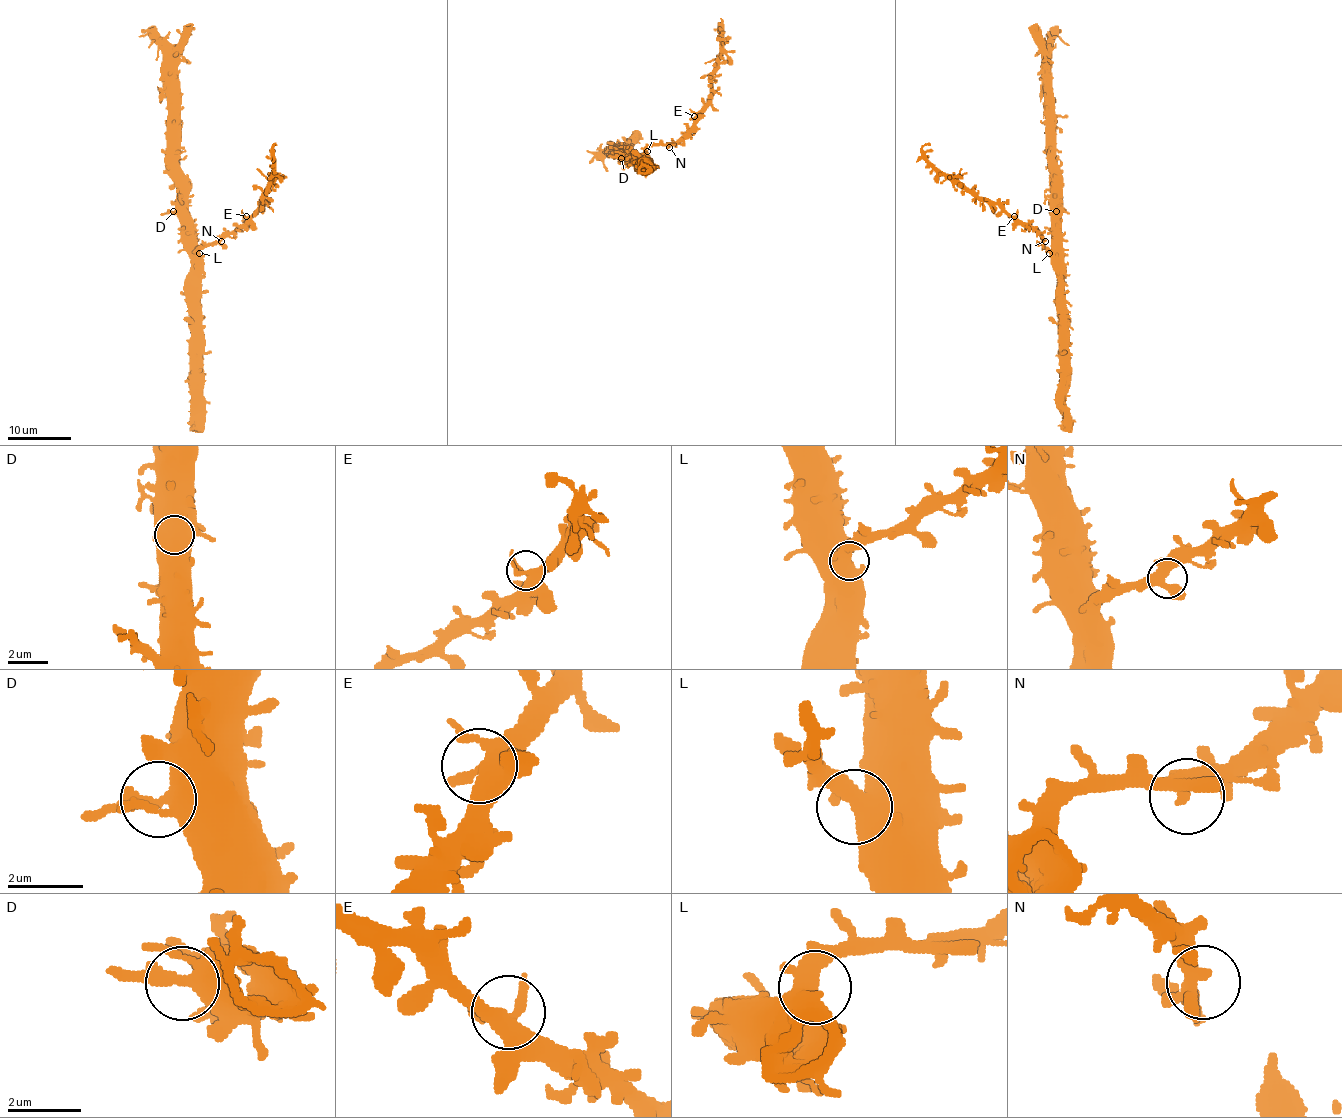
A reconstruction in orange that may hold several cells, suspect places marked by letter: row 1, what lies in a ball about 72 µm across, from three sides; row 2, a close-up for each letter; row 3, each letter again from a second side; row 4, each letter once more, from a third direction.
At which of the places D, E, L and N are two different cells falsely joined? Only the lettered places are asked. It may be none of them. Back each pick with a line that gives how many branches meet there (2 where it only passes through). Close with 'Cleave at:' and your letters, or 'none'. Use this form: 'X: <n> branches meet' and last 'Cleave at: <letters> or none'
Cleave at: none

